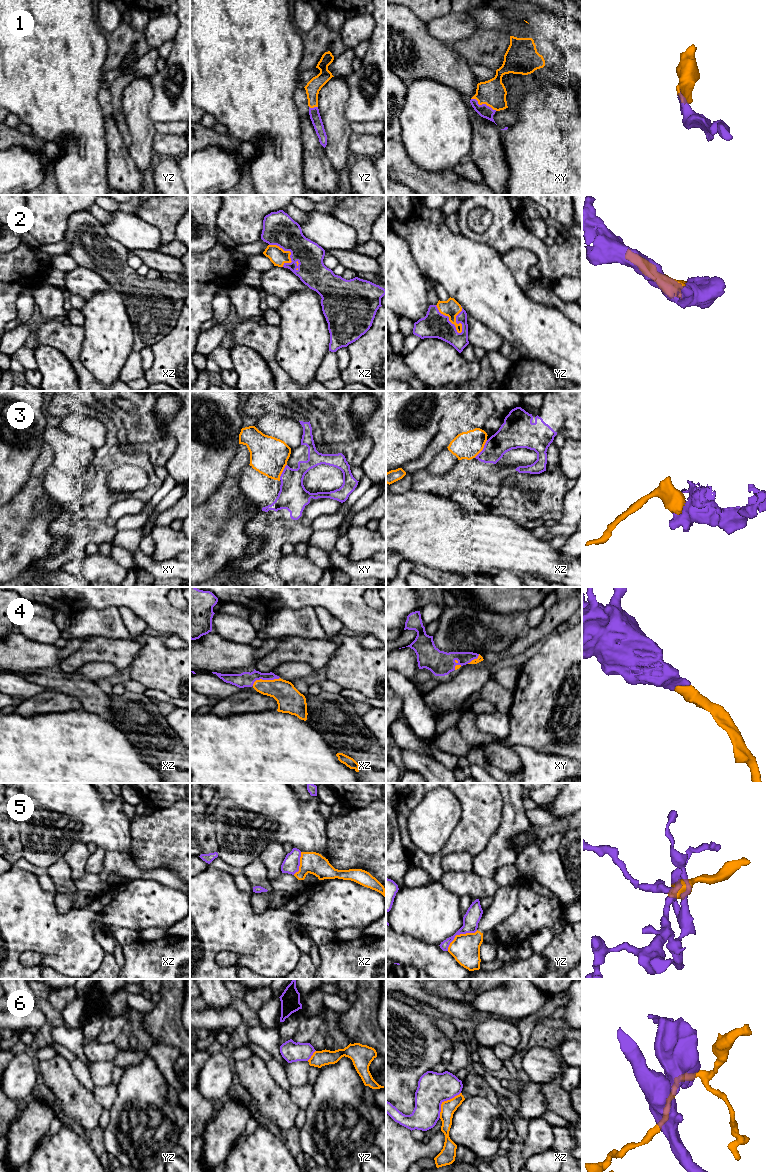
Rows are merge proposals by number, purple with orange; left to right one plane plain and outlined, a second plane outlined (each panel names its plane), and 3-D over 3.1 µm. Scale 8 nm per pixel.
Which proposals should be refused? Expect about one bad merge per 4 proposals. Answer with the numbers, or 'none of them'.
3, 5, 6

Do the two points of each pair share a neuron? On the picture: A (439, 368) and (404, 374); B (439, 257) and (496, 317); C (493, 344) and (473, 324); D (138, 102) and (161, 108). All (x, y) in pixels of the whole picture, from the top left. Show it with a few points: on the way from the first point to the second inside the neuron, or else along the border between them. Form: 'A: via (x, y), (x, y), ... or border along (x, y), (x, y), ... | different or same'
A: border along (403, 355), (405, 364), (420, 380) | different
B: via (454, 271), (485, 302) | same
C: via (488, 339), (478, 329) | same
D: border along (150, 81), (153, 97), (148, 116), (154, 122) | different

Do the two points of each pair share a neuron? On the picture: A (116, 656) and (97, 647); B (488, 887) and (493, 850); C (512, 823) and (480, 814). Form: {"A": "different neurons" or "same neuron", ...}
{"A": "same neuron", "B": "different neurons", "C": "different neurons"}

